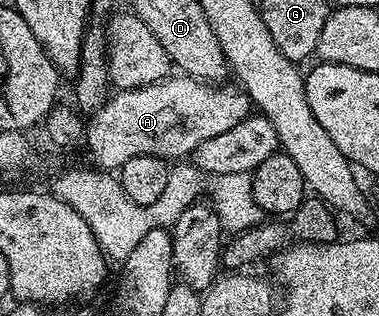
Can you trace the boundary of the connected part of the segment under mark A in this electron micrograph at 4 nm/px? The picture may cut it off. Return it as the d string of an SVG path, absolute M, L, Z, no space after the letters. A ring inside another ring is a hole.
M171 74L143 88L115 91L89 117L84 148L102 170L118 170L129 159L140 155L158 156L167 162L189 157L200 142L232 130L232 126L251 115L250 98L241 87L224 87L190 75Z

